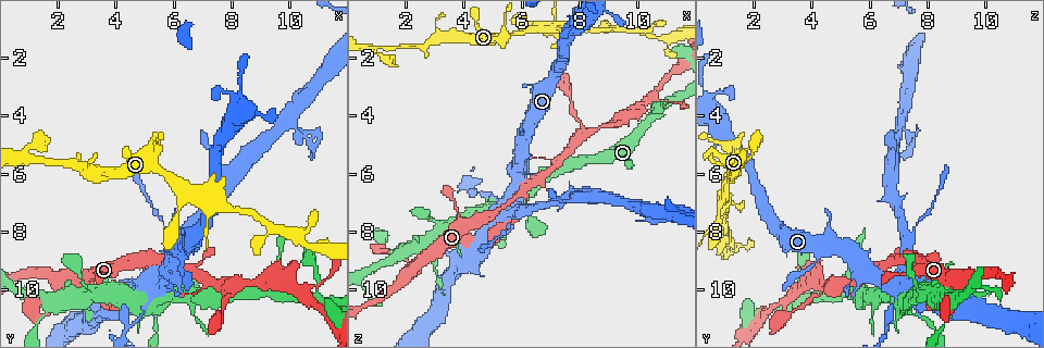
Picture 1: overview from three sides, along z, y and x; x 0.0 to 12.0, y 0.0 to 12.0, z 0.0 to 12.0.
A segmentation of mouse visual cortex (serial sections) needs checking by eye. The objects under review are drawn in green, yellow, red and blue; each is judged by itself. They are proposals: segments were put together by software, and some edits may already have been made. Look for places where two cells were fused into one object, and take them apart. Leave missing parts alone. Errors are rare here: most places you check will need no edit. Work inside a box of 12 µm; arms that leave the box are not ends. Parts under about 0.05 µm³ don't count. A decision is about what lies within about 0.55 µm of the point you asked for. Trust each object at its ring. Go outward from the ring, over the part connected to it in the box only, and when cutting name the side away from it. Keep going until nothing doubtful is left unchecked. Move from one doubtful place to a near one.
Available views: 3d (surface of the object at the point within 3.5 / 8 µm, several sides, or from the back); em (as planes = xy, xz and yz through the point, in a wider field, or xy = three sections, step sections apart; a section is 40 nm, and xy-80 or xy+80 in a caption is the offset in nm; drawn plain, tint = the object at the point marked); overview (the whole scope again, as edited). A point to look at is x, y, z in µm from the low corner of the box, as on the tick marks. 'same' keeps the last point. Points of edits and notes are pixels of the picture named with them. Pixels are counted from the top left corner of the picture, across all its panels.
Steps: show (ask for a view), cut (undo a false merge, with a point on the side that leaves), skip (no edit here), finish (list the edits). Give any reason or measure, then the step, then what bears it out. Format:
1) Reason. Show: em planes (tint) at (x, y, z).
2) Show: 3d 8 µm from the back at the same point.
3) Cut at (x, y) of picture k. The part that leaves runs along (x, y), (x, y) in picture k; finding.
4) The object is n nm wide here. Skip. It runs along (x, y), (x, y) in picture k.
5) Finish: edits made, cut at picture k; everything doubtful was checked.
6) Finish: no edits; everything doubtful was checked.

Three-way junction. Show: 3d 3.5 µm at (5.8, 9.0, 6.7).

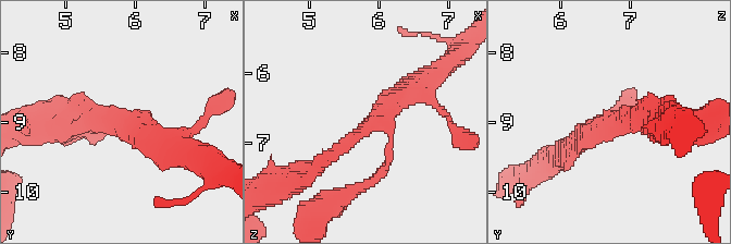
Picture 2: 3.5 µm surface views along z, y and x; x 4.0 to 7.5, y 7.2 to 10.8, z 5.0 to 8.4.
The arms are 150, 250, 300 nm wide. Skip. It runs along (313, 169), (424, 80) in picture 2; all the same cell.

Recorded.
Show: 3d 3.5 µm at (4.6, 11.3, 6.7).

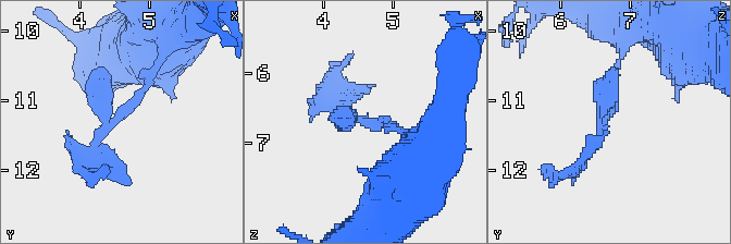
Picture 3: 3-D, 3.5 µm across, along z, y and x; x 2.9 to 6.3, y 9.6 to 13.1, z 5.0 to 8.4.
Show: em xy step 1 (tint) at (4.55, 11.30, 6.70).

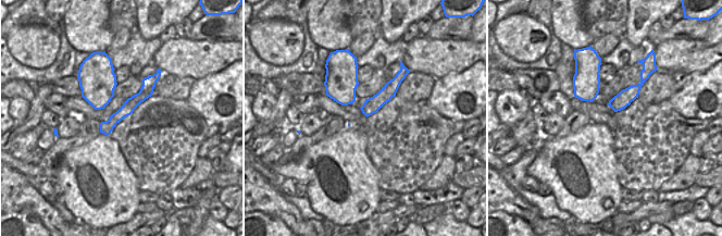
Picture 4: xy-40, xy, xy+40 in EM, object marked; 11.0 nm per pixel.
Show: em planes (tint) at the same point.

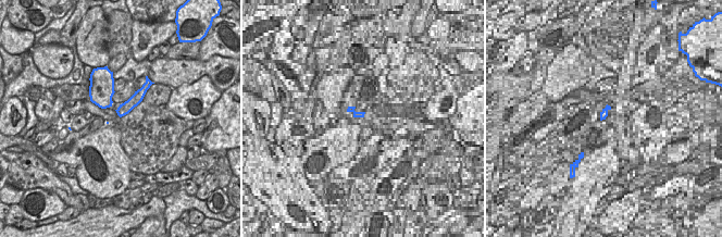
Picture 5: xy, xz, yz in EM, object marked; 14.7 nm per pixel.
The object is 170 nm wide here. Skip. It runs along (404, 133), (354, 113), (347, 124) in picture 3; all the same cell.

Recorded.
Show: 3d 3.5 µm at (1.0, 5.4, 1.6).

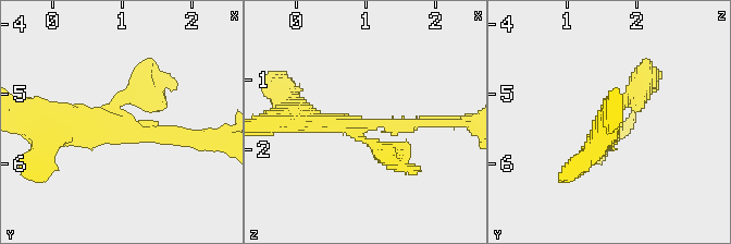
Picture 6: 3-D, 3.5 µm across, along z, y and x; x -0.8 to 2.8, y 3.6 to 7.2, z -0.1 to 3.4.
3 arms meet here; the arms are 150, 300, 300 nm wide; shape alone is not enough. Show: em xy step 1 (tint) at (1.00, 5.50, 1.60).

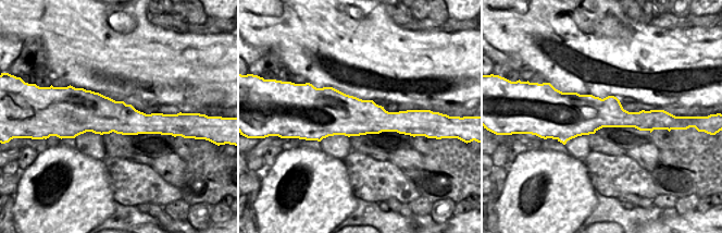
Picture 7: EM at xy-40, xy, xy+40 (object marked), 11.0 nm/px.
The object is 460 nm wide here. Skip. It runs along (441, 123), (313, 123), (297, 112) in picture 6; one cell here.

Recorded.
Finish: no edits; everything doubtful was checked.

